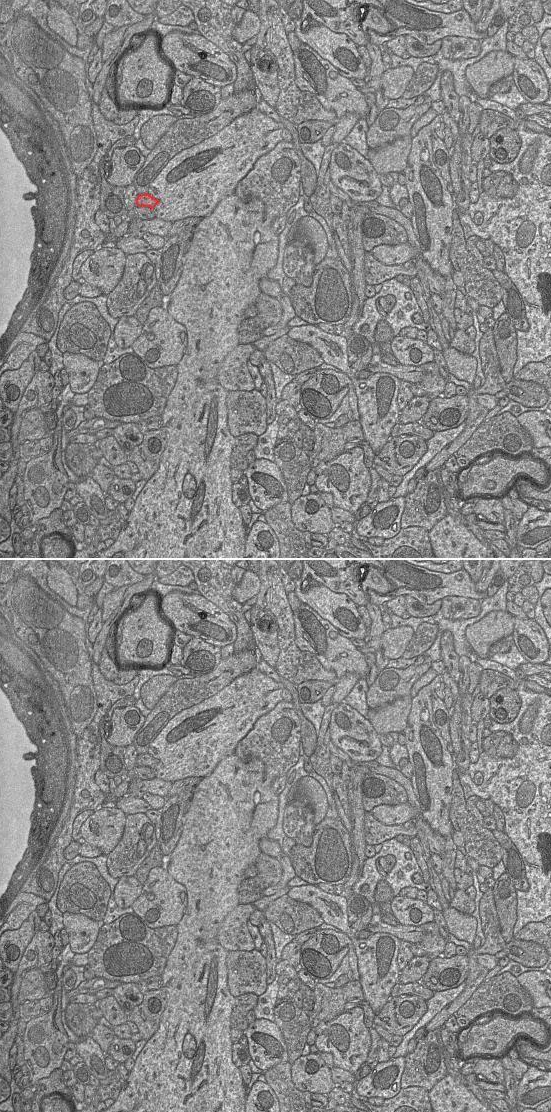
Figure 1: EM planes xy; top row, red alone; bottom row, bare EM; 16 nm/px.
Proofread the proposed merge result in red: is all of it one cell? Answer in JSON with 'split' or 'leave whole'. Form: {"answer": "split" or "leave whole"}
{"answer": "leave whole"}

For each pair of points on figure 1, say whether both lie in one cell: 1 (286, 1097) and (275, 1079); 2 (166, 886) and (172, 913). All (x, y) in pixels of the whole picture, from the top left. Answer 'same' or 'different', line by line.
1: same
2: same

